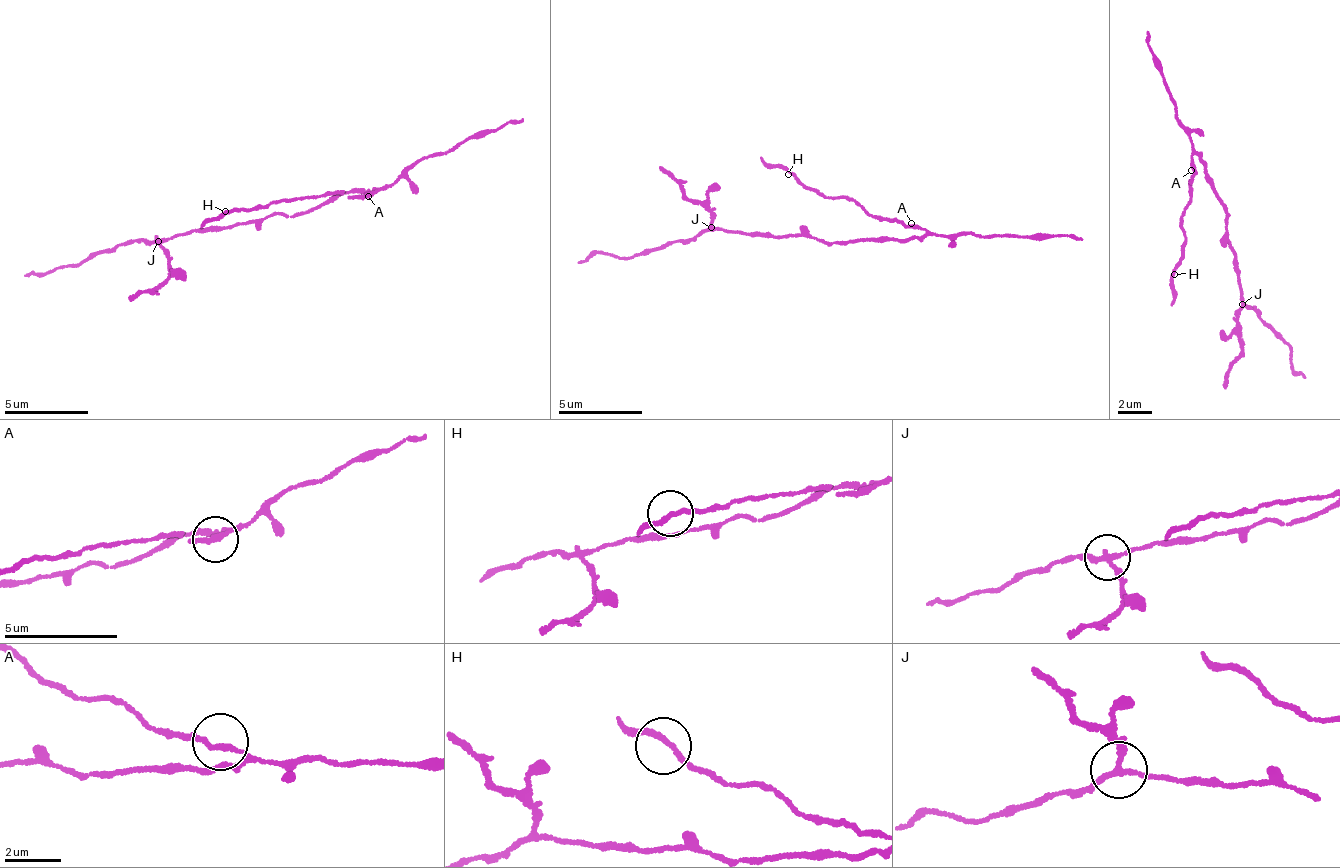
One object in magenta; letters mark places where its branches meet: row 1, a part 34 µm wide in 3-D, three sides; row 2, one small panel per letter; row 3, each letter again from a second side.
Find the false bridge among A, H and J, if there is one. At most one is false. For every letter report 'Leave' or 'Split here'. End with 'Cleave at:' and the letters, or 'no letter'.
A: Leave
H: Leave
J: Split here
Cleave at: J

